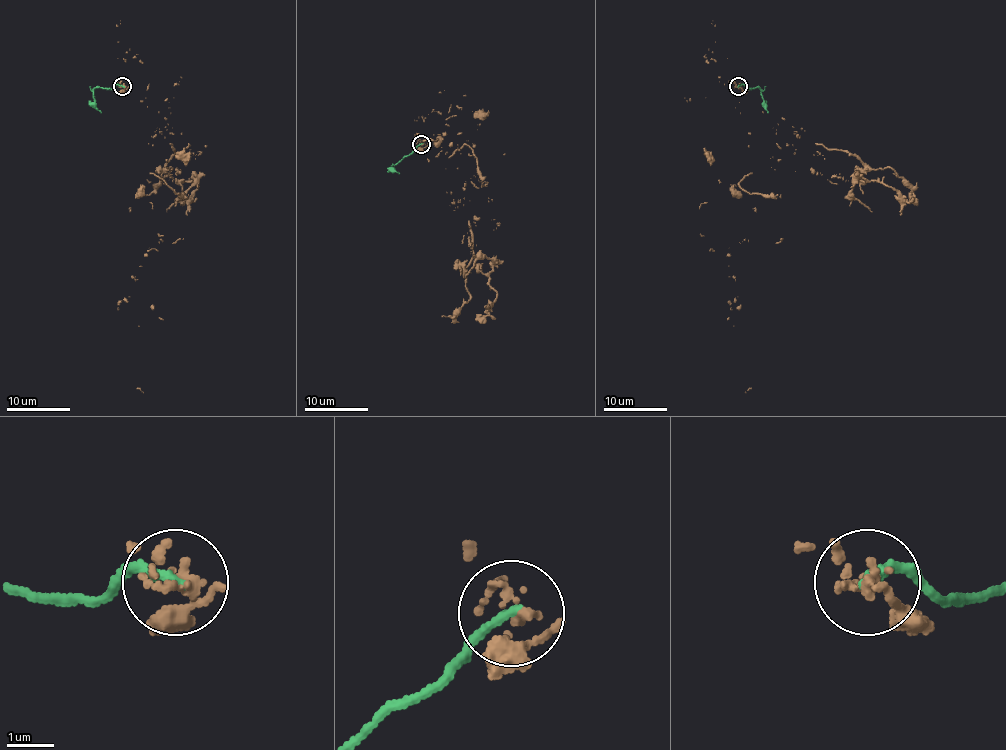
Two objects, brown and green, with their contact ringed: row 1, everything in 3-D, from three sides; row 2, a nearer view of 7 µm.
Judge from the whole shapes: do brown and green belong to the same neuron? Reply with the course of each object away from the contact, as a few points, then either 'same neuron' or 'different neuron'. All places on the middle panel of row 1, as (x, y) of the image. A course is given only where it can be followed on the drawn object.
course brown (421, 143), (445, 153), (463, 187), (487, 183), (448, 126), (456, 105), (445, 132), (424, 142), (442, 150); course green (421, 143), (392, 166), (399, 174); different neuron

